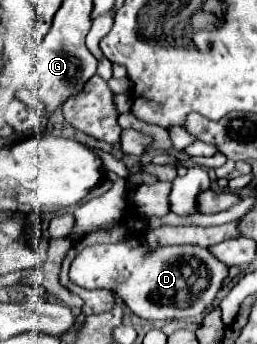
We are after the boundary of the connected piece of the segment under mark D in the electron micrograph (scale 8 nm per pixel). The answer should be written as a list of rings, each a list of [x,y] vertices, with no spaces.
[[[129,241],[125,245],[89,245],[77,253],[71,263],[69,279],[85,289],[111,289],[117,291],[125,305],[141,319],[165,321],[165,319],[185,319],[203,313],[215,299],[221,289],[223,279],[227,277],[227,265],[217,261],[209,249],[203,247],[167,247],[167,249],[149,249],[149,245],[139,241]]]

